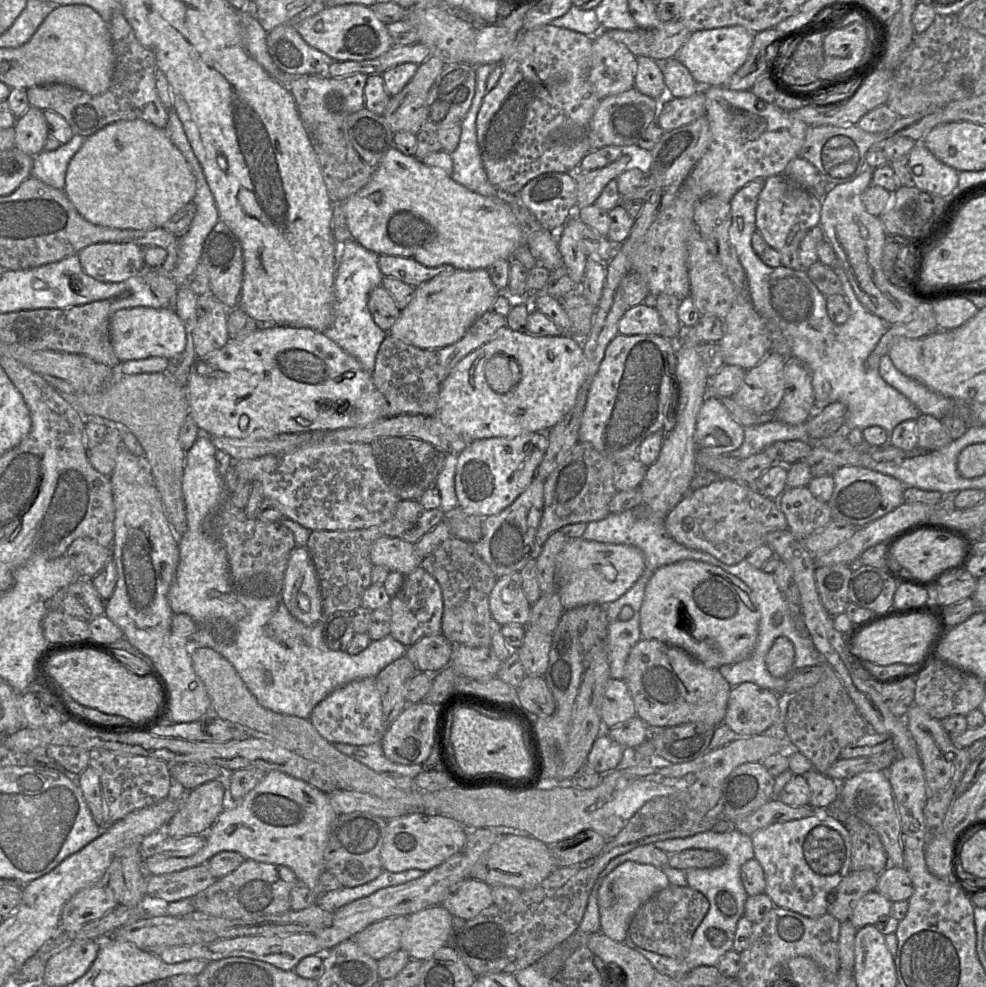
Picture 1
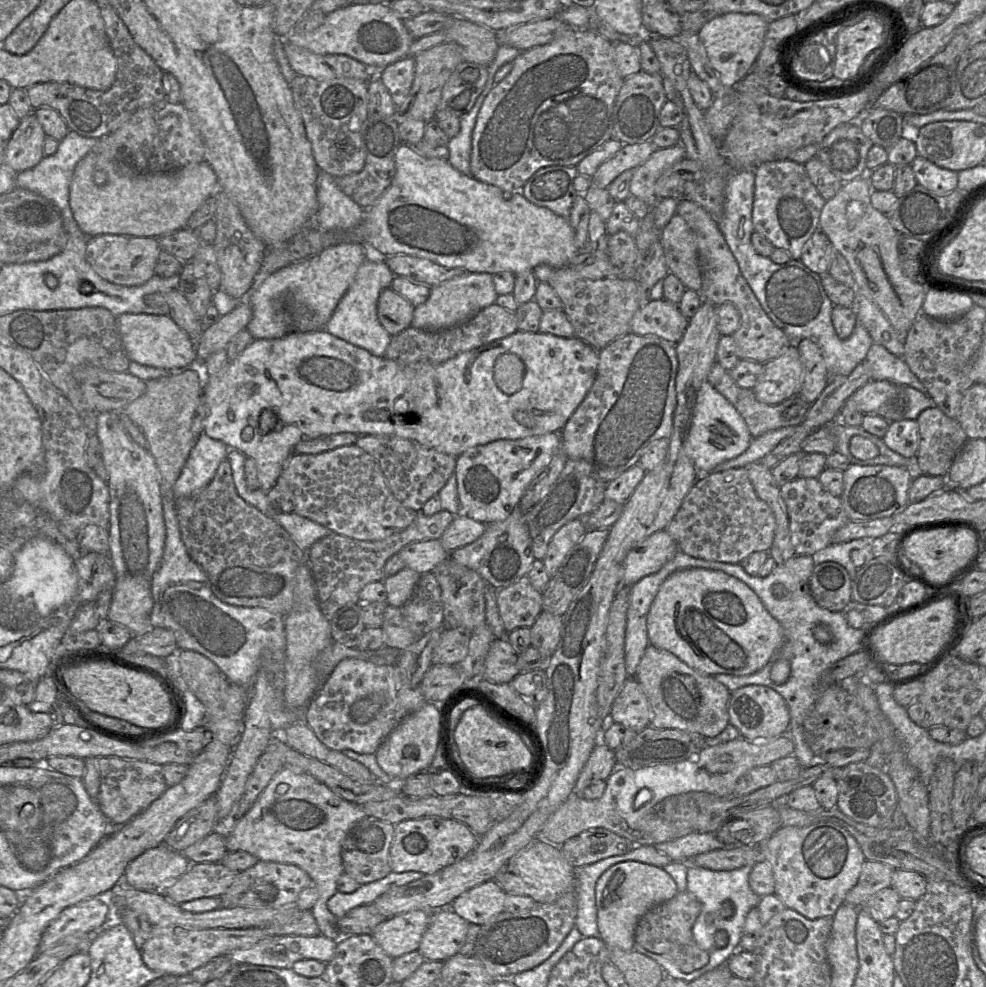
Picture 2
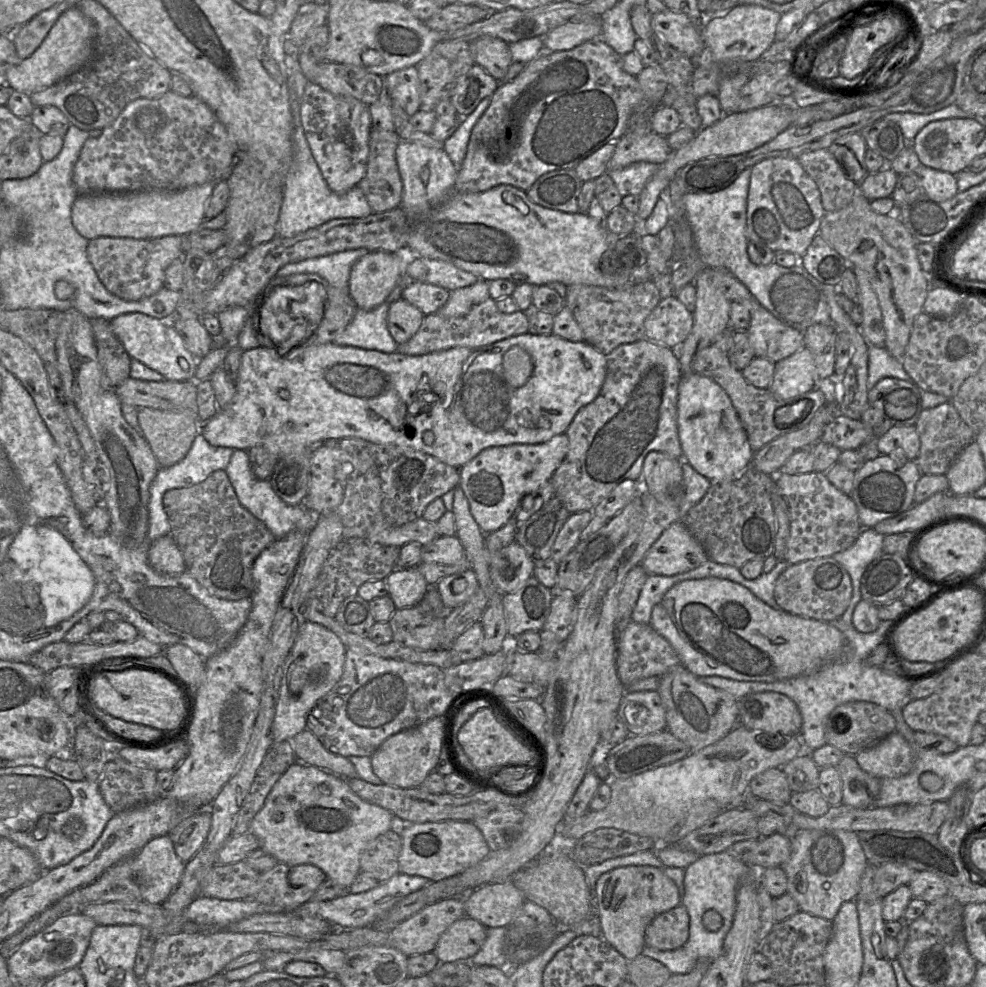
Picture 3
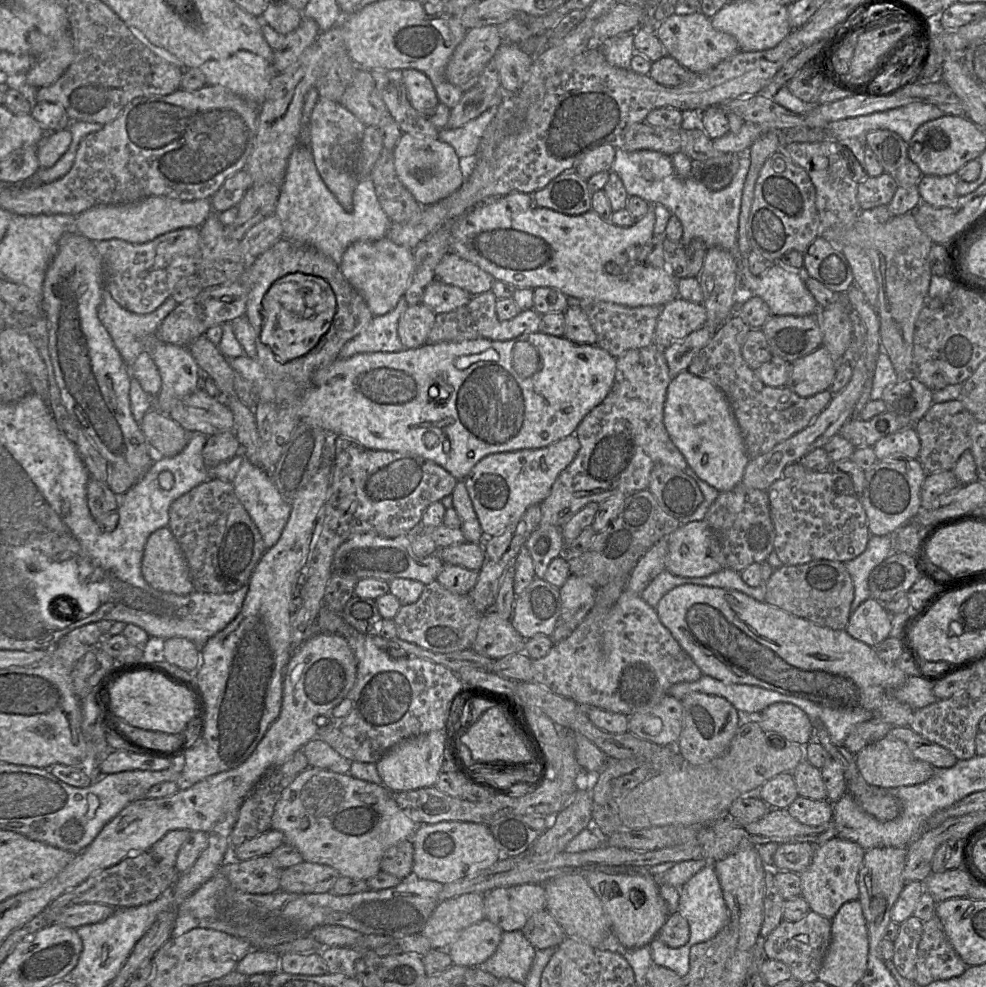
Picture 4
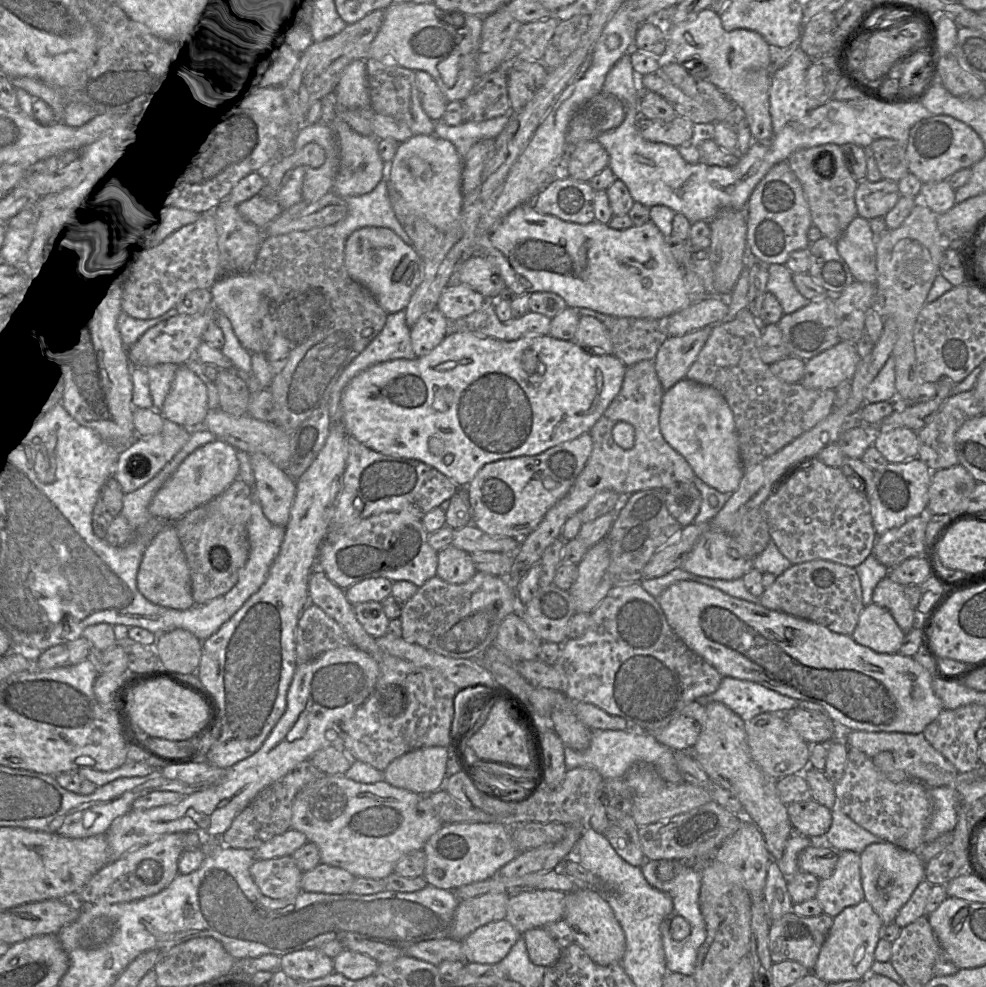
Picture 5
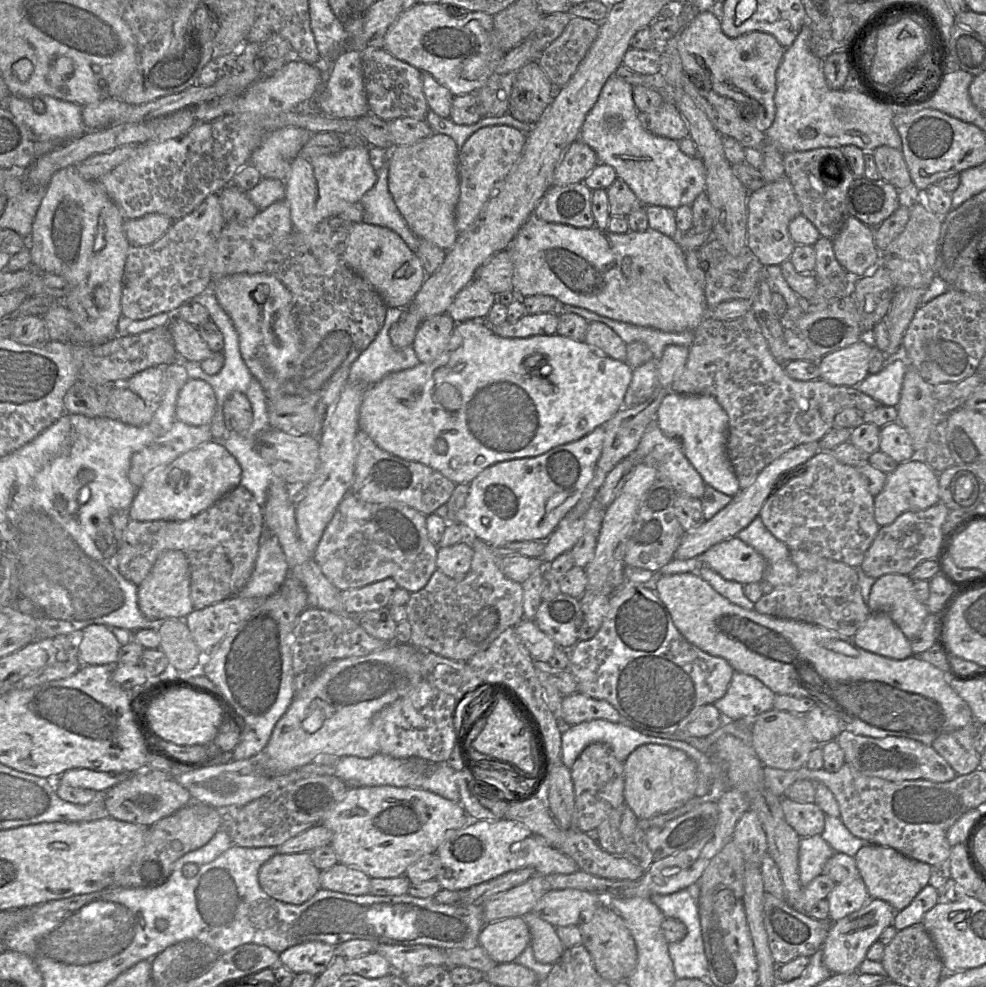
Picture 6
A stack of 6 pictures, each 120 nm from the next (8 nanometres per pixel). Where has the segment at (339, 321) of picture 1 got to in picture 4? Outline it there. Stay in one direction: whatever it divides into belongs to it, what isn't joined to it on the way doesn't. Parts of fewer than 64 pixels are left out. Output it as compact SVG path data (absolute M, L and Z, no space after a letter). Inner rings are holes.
M402 296L396 307L385 315L374 316L367 327L348 341L339 353L339 358L348 359L362 353L394 353L406 349L398 336L398 322L408 304Z

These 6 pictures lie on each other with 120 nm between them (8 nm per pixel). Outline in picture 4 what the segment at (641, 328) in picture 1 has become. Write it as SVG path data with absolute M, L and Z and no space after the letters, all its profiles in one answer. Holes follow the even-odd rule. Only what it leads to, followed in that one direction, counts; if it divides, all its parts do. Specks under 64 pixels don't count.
M679 296L663 305L657 319L654 343L665 349L702 328L707 321L703 304L683 300Z

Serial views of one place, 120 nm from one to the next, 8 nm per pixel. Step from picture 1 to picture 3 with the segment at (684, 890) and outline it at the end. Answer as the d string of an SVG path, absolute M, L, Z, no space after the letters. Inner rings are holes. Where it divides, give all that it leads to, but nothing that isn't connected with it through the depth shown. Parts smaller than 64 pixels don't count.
M681 903L658 914L645 930L645 946L660 951L672 951L682 947L689 937L689 923L688 911Z

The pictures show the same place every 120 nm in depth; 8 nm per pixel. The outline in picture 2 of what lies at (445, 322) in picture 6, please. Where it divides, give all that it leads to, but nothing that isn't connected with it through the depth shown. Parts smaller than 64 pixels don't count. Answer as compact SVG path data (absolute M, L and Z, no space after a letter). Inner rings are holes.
M390 288L382 290L377 302L380 324L395 336L411 326L415 307L403 296Z

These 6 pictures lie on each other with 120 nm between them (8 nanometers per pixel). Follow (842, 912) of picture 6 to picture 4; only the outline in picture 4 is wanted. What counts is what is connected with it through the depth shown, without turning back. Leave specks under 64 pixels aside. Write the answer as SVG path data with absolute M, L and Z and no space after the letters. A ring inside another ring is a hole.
M839 837L815 845L811 864L800 873L801 897L806 900L812 912L832 920L843 904L858 900L858 874L864 854L865 850L857 843Z

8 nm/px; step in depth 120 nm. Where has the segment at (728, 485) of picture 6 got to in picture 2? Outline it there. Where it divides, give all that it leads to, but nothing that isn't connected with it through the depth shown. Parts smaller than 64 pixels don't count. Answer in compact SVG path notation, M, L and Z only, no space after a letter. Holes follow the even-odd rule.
M708 381L704 382L696 395L686 441L686 454L693 461L699 476L708 474L722 462L741 455L749 447L752 438L736 408Z

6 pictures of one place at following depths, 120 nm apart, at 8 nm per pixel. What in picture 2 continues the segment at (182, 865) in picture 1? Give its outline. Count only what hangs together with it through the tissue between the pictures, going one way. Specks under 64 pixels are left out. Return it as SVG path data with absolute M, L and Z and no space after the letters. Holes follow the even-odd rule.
M283 767L243 817L237 819L231 828L230 820L228 822L220 821L220 825L225 827L225 846L228 852L245 851L261 861L293 864L307 872L313 885L319 891L319 898L311 911L317 921L320 934L339 941L343 935L338 927L338 918L330 912L327 902L338 891L337 881L344 873L341 855L343 843L354 826L366 817L367 814L361 806L336 795L314 777ZM164 843L144 851L126 867L122 882L142 891L161 891L184 874L192 863Z

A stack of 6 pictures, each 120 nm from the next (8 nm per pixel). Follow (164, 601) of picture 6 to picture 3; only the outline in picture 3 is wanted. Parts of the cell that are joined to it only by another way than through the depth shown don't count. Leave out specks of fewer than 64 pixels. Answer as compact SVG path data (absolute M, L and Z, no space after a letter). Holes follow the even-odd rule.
M171 534L154 540L148 549L149 565L158 573L178 576L186 571L181 551Z

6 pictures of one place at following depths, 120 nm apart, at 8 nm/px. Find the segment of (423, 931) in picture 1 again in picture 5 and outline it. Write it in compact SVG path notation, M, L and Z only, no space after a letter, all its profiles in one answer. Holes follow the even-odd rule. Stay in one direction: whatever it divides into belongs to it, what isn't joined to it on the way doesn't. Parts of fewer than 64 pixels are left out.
M506 918L481 926L461 941L465 962L497 964L508 955L521 936Z

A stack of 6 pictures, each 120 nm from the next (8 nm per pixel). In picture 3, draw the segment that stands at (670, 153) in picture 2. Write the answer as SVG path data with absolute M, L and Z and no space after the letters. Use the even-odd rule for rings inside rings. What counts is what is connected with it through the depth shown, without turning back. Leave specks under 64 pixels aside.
M771 104L746 112L724 115L715 124L702 128L687 145L672 151L669 158L664 163L658 165L656 173L646 183L638 196L638 221L641 223L651 215L658 199L661 198L661 194L674 179L676 172L685 165L710 156L733 156L750 152L773 140L777 135L789 128L792 123L792 108L783 107L780 104Z

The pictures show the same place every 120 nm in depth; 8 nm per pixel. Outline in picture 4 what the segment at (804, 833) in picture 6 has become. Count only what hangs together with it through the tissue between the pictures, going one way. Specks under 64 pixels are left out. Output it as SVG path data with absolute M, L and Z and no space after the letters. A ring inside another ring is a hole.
M798 796L788 807L789 814L800 823L820 826L833 818L833 804L828 800L812 800Z

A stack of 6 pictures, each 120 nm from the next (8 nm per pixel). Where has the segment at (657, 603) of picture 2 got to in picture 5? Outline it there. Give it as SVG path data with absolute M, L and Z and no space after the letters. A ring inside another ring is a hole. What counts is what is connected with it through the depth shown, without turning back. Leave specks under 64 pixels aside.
M696 581L671 585L661 593L658 602L676 635L723 677L755 682L790 698L819 704L833 722L852 731L919 734L944 709L932 688L934 676L913 657L875 652L857 643L852 636L732 597Z

